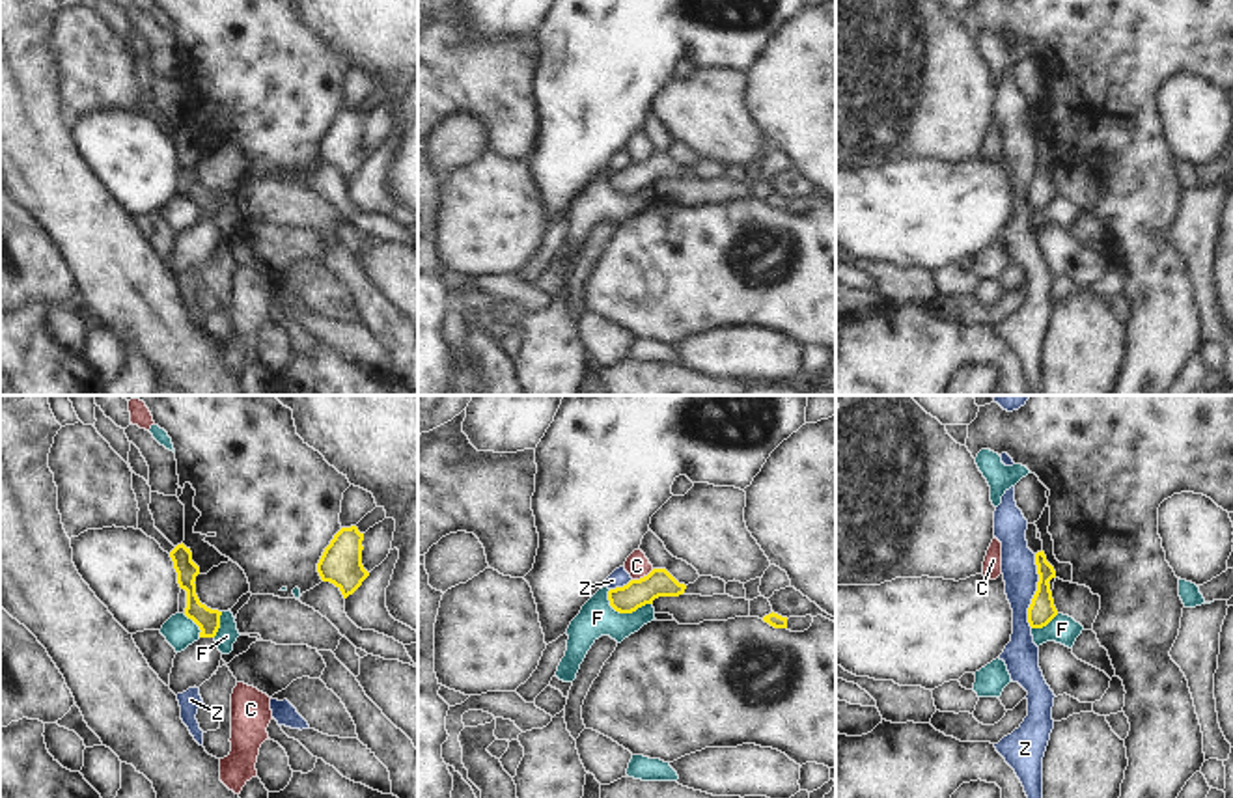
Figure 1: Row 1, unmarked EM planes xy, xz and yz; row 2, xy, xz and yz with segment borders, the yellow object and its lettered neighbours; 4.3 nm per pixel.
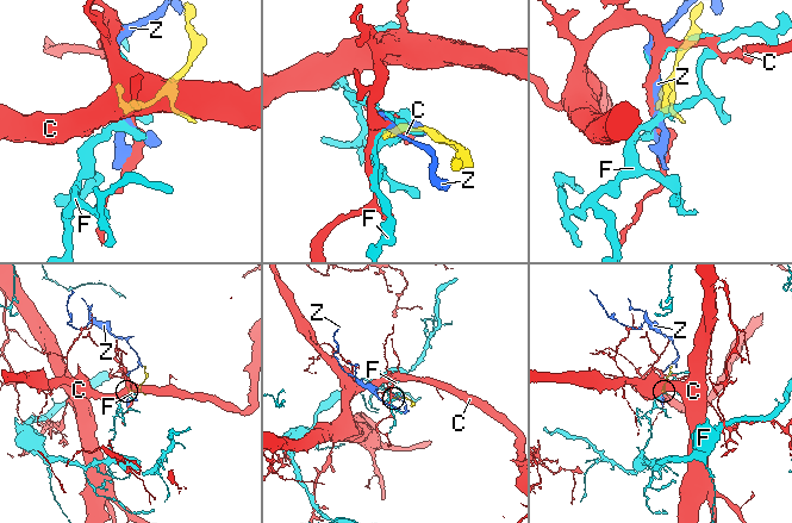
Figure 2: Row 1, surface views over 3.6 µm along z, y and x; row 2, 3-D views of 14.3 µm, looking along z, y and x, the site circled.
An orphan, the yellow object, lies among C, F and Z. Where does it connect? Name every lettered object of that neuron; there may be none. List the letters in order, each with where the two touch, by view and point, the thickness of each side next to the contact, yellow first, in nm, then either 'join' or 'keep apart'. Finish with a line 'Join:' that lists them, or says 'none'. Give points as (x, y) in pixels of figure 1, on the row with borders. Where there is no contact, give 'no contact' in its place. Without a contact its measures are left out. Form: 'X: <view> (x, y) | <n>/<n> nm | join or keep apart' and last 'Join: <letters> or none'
C: xz (644, 577) | 120/100 nm | keep apart
F: xz (625, 612) | 120/160 nm | keep apart
Z: yz (1036, 591) | 120/150 nm | keep apart
Join: none

